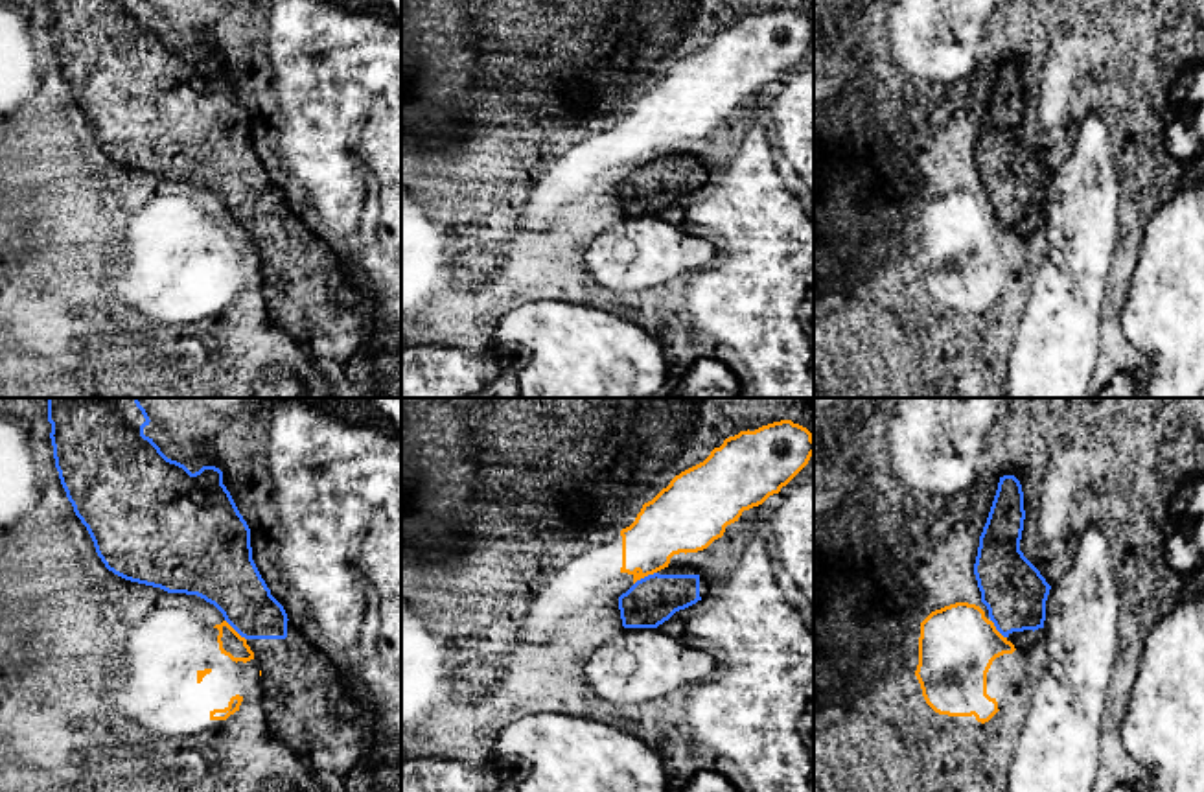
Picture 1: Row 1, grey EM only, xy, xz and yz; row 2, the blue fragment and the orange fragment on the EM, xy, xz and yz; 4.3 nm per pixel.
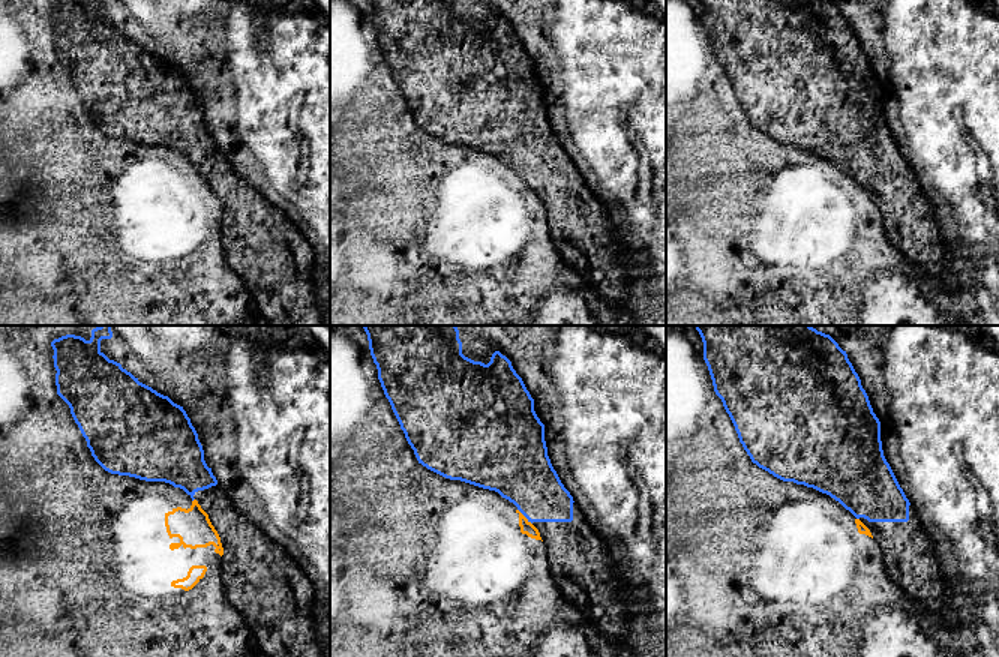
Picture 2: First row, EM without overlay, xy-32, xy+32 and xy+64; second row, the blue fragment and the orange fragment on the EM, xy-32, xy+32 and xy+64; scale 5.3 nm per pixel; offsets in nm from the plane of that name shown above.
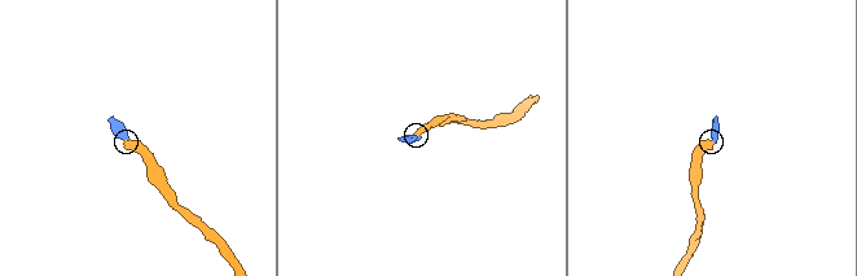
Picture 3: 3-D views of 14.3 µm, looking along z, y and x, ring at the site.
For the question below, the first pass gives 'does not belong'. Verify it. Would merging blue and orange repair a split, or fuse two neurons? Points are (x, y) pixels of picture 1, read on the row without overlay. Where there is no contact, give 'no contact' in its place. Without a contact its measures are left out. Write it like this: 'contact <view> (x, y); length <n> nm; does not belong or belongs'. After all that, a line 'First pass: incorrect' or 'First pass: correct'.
contact xz (645, 164); length 120 nm; does not belong
First pass: correct

